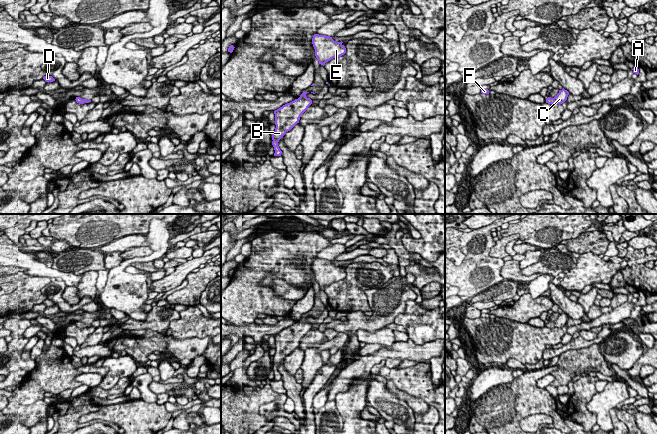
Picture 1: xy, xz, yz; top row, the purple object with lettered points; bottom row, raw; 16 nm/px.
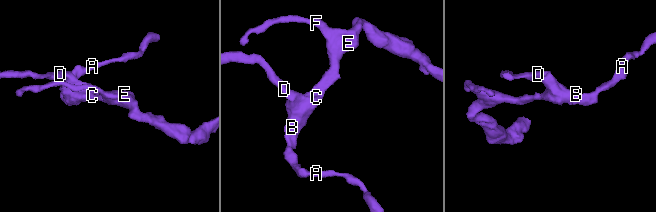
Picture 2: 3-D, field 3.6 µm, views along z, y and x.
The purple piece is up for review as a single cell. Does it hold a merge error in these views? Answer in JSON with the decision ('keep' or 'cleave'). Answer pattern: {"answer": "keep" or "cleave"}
{"answer": "keep"}

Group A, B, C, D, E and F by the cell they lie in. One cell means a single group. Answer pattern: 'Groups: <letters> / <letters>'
Groups: A B C D E F

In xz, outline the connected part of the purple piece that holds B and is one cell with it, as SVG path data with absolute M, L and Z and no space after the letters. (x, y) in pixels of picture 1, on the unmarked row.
M303 316L298 323L287 327L274 335L275 355L272 357L272 369L274 371L274 380L281 380L282 375L278 370L279 364L299 347L301 339L312 328L312 324L306 321L309 316Z

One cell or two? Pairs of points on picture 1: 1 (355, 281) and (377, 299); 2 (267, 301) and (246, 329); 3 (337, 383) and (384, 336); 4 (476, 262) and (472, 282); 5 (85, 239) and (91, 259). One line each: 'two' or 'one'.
1: two
2: two
3: two
4: one
5: two

